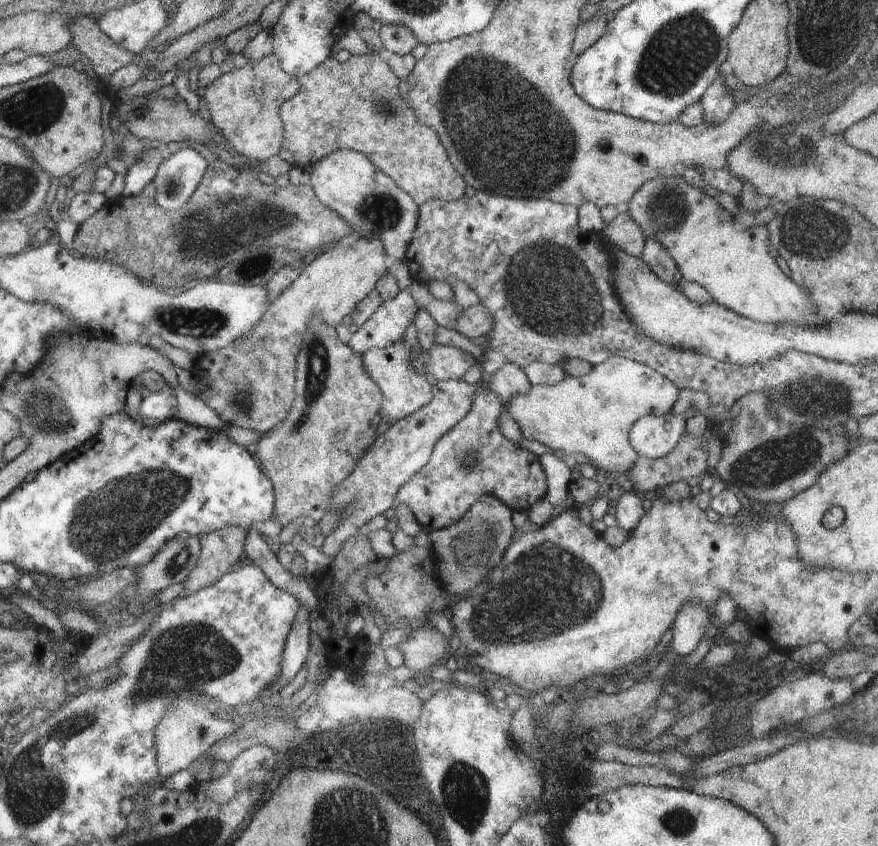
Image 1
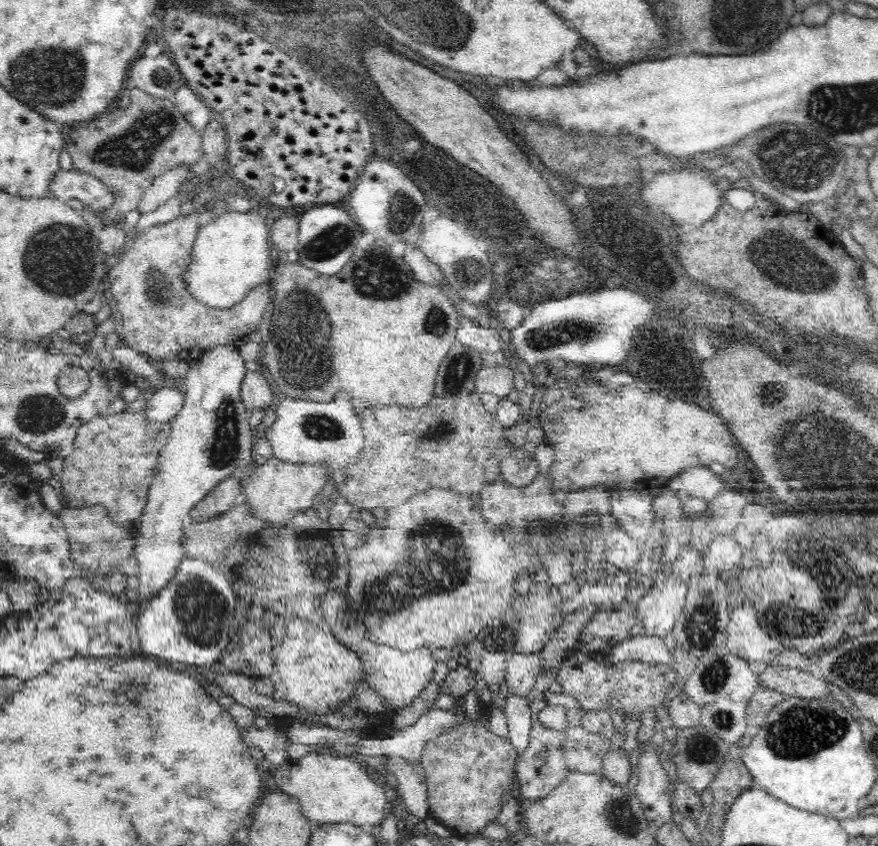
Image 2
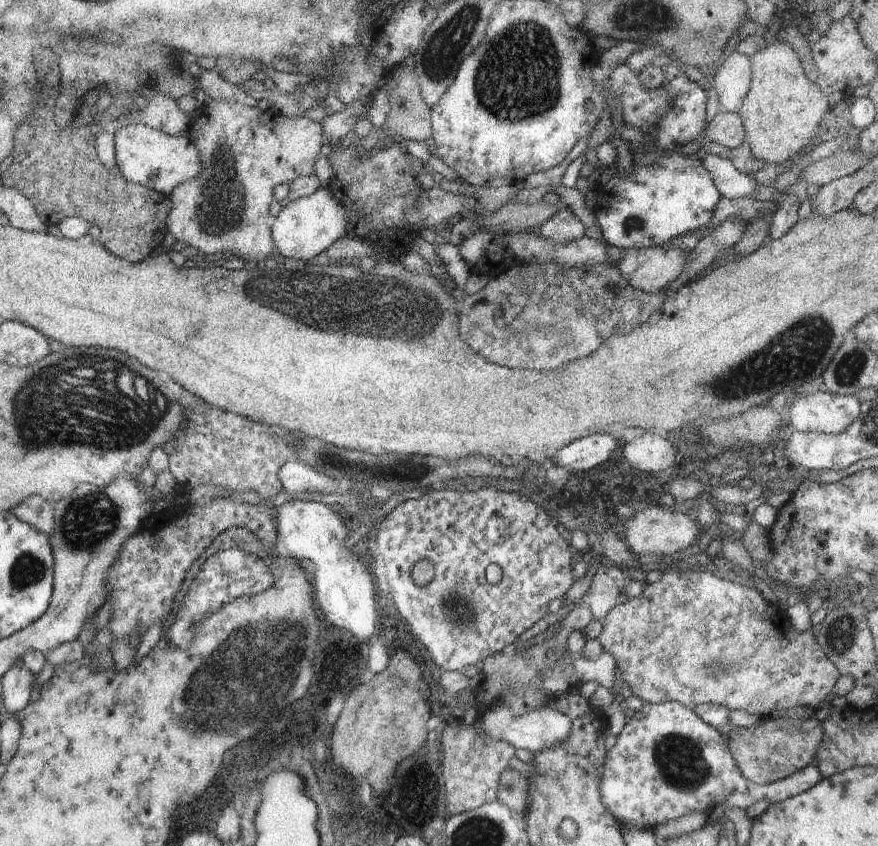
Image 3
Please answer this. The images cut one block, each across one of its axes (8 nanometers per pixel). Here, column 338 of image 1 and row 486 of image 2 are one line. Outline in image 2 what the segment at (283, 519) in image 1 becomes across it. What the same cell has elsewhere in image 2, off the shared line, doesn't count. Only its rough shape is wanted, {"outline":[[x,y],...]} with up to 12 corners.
{"outline":[[479,393],[360,417],[358,462],[329,479],[396,508],[500,481],[507,443]]}

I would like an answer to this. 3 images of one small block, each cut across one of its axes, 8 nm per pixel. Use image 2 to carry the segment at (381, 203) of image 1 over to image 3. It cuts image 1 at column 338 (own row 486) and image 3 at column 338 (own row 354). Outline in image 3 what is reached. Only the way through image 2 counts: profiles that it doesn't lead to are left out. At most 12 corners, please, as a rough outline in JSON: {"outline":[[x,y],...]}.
{"outline":[[328,190],[290,201],[271,227],[276,254],[324,255],[347,235]]}

